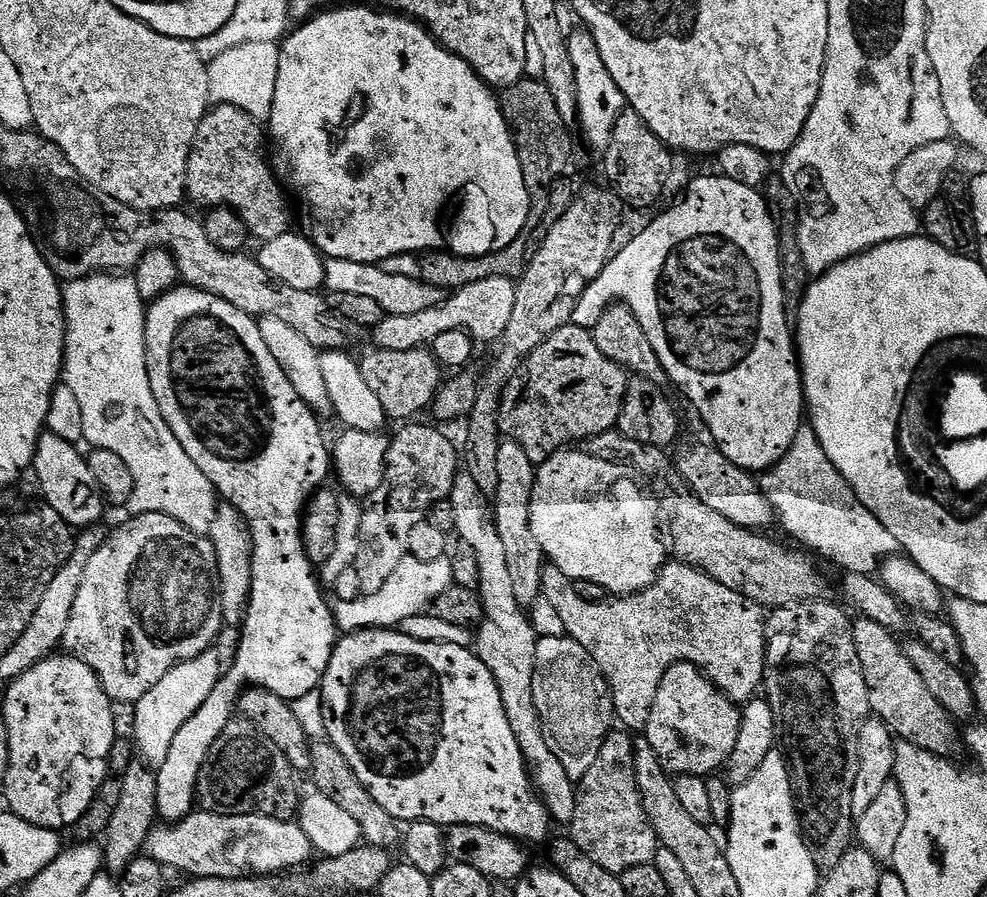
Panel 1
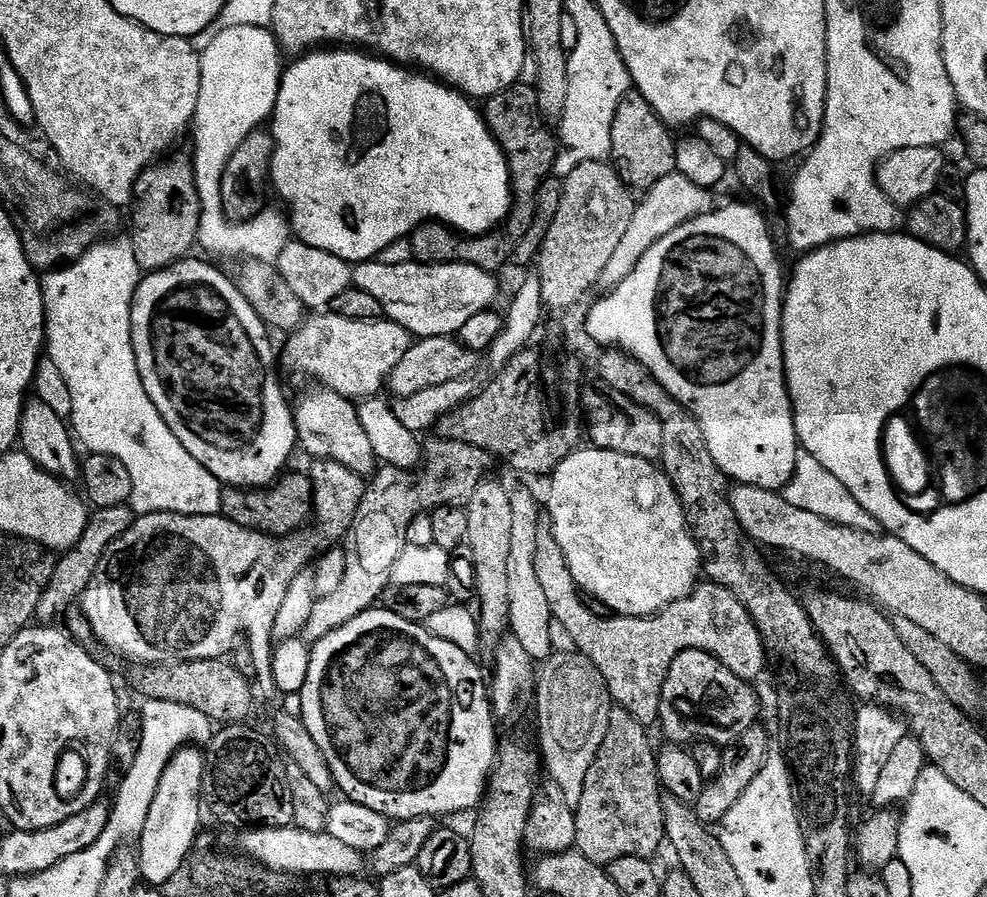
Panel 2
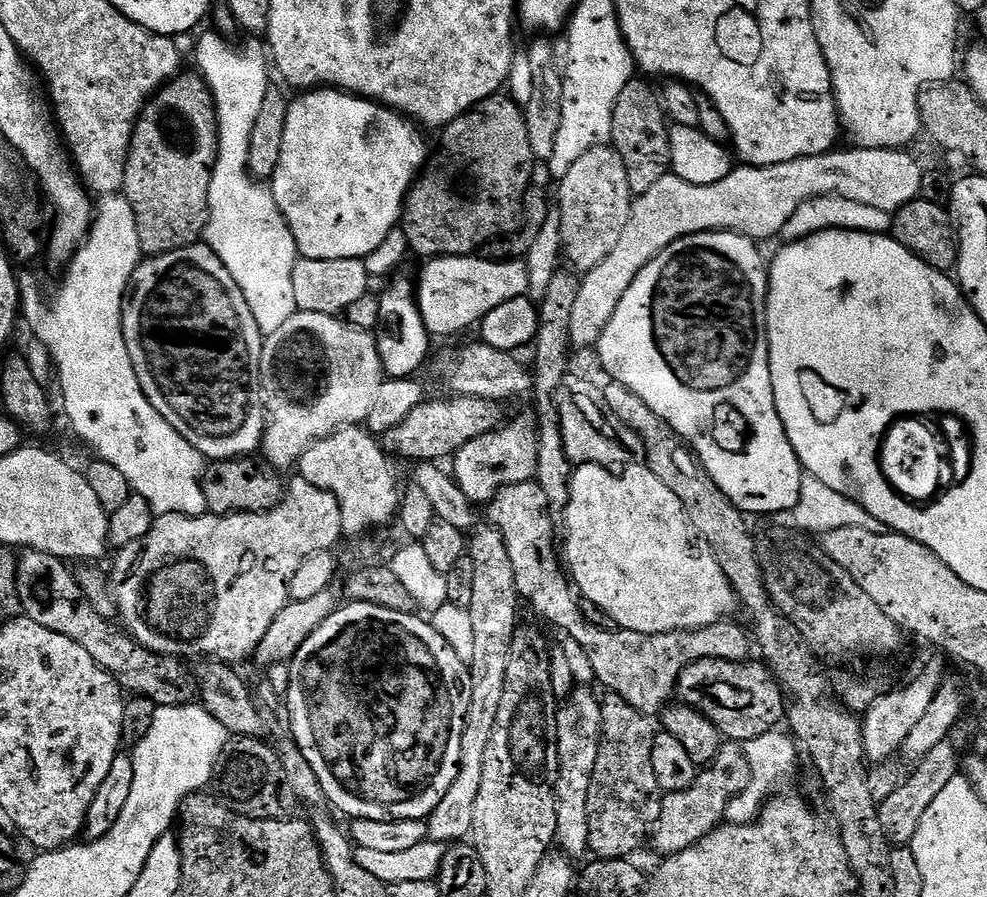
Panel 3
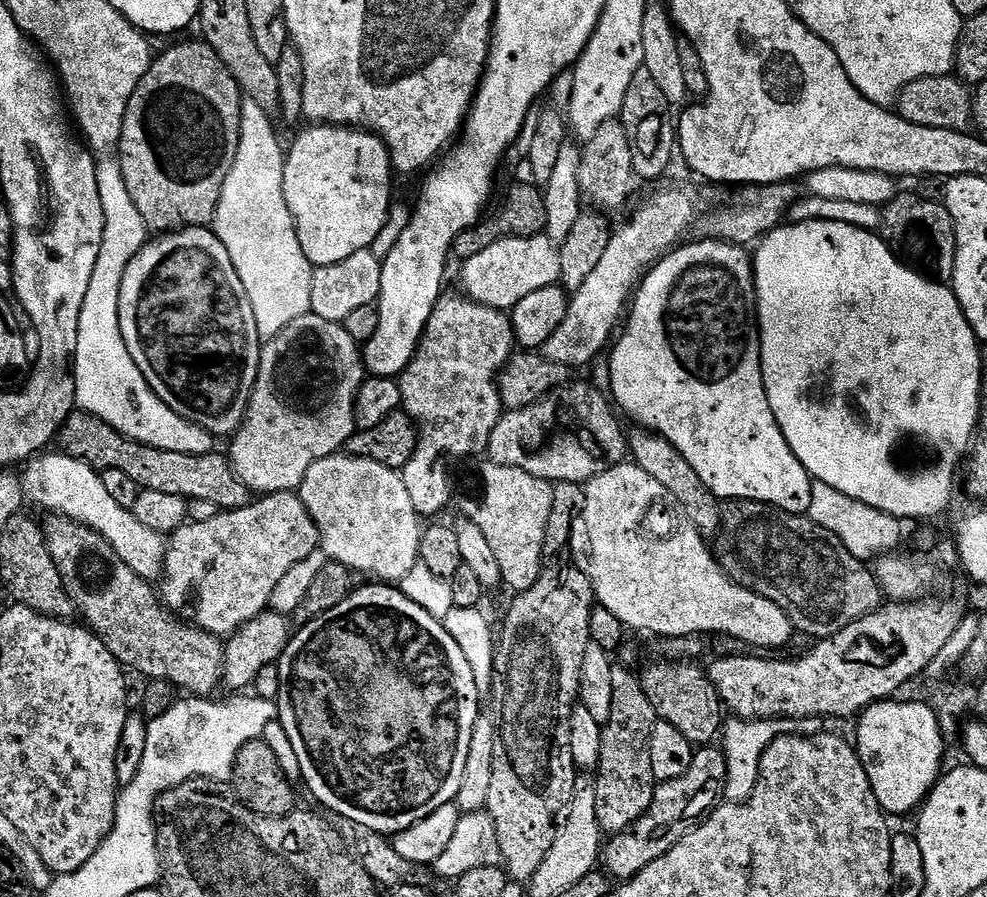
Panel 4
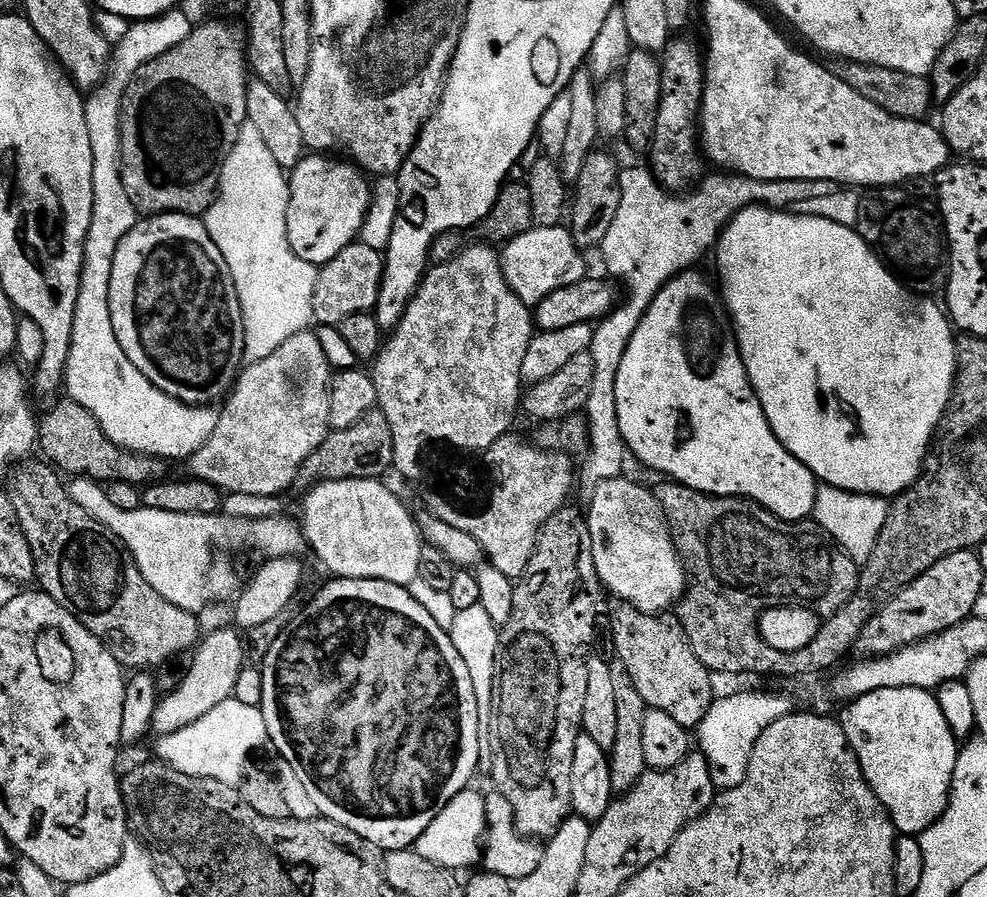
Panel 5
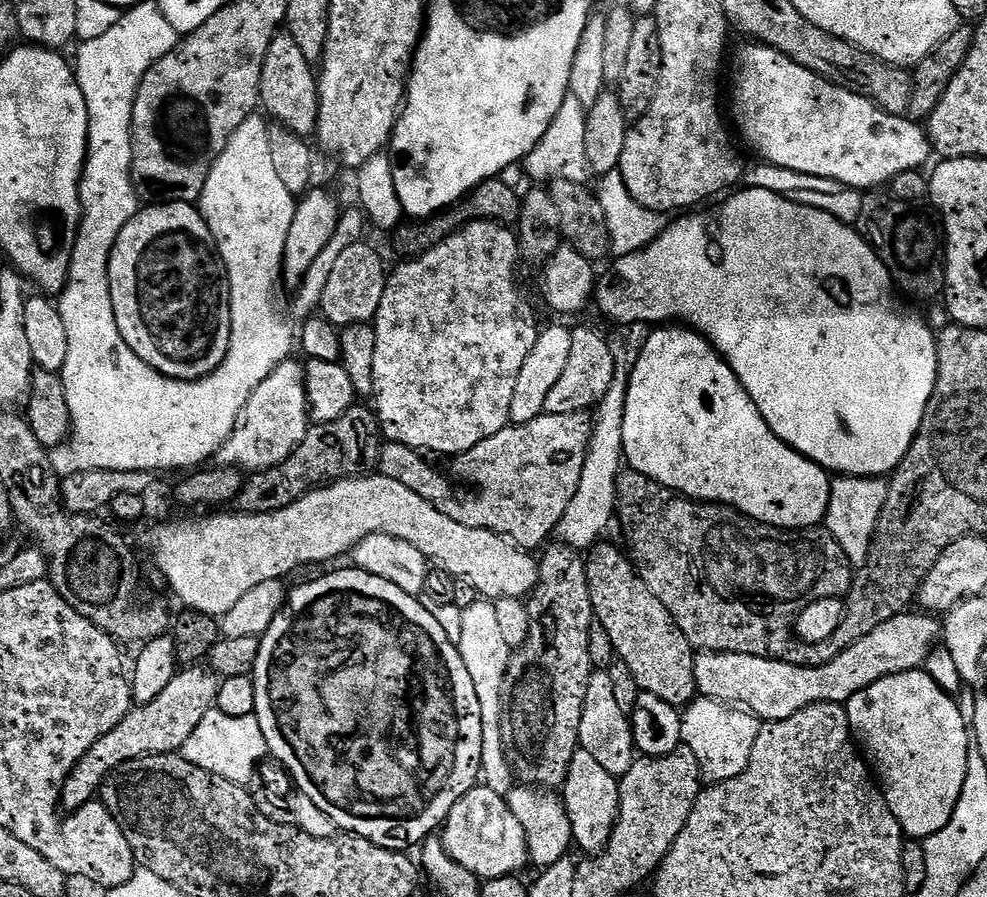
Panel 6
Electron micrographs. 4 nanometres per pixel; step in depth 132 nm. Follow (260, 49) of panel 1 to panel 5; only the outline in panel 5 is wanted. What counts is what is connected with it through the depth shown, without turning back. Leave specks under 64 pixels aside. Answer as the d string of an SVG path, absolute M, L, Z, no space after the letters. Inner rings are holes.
M250 122L243 124L238 142L234 142L234 150L230 150L230 154L224 159L220 187L216 193L216 201L206 213L206 223L210 238L214 238L214 246L218 246L218 250L222 250L222 258L226 258L226 266L238 290L244 323L244 358L248 362L270 358L270 354L274 354L274 350L278 350L282 342L290 342L294 334L305 331L313 323L312 307L318 268L315 264L302 262L302 258L294 254L288 241L288 182L285 169L274 162L266 141L262 134L258 134L258 126Z

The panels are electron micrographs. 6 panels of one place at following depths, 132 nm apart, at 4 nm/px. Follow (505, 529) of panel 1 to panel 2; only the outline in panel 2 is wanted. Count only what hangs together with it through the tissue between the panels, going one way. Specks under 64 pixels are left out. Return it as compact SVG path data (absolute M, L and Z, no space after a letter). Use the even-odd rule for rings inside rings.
M524 488L511 491L511 506L513 509L513 529L510 534L509 559L506 565L509 583L510 618L509 633L517 638L530 654L534 662L549 659L554 651L550 639L550 622L553 620L550 602L547 601L543 587L539 584L535 573L534 555L537 550L537 535L542 527L542 510L538 508L535 496Z

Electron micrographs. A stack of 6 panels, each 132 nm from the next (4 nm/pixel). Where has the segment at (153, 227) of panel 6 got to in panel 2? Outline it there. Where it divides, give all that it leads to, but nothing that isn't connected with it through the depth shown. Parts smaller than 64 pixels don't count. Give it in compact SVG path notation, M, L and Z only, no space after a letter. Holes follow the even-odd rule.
M185 258L172 264L169 268L163 268L157 272L147 273L141 279L134 294L132 303L132 345L134 346L134 358L138 362L138 374L142 378L142 386L146 386L146 394L150 394L150 402L158 406L158 414L174 430L174 438L190 450L214 478L218 478L221 485L234 488L266 488L270 484L275 484L280 479L282 473L289 467L288 459L292 456L292 451L297 451L298 441L296 439L296 417L293 405L288 405L288 400L284 397L284 392L280 389L280 380L276 377L276 360L272 357L272 340L268 325L258 318L254 306L243 294L240 293L239 283L232 280L224 272L219 272L212 264L207 264L204 260L192 260Z

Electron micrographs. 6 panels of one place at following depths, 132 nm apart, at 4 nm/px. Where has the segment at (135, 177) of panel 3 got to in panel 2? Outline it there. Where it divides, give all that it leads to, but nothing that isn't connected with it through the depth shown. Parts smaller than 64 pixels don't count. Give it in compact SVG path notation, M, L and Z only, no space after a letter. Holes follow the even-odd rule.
M187 155L171 156L146 169L136 183L130 239L134 258L144 274L169 268L185 259L200 238L200 195L192 161Z

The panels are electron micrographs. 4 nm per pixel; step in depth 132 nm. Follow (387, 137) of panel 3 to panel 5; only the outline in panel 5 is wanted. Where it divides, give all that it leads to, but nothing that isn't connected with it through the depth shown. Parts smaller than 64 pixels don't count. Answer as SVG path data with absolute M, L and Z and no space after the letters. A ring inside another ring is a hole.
M324 154L305 155L297 168L291 169L288 182L290 202L286 226L288 227L288 241L294 254L298 254L302 262L317 266L329 264L334 257L342 254L342 250L346 250L346 246L350 246L359 237L371 204L372 191L369 177L355 164L345 162L340 158L329 158Z

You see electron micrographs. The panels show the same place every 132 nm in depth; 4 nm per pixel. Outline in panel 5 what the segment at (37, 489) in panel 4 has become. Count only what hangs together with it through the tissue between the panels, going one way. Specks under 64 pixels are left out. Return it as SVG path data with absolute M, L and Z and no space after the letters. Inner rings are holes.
M76 478L71 481L70 495L86 514L98 518L102 526L106 526L119 538L128 553L134 558L138 570L142 570L142 578L166 598L166 602L174 602L182 610L193 614L200 614L207 604L216 604L219 600L231 601L237 595L236 572L228 560L216 560L216 551L221 548L224 552L240 552L243 548L257 548L261 557L277 560L283 556L293 558L299 557L300 551L305 551L306 541L304 529L299 523L287 520L284 516L260 516L257 520L247 520L244 516L224 516L217 514L207 516L206 514L170 514L167 510L150 510L141 507L138 510L118 510L113 506L107 491L97 481L87 478Z

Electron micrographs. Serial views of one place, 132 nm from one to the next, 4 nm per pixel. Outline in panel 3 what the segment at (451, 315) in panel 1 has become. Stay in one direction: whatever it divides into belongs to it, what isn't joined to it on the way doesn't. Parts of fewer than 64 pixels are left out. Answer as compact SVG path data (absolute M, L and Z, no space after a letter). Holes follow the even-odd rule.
M296 311L274 334L265 336L260 363L260 396L266 409L266 427L262 445L263 459L273 469L285 470L299 465L307 448L333 436L344 428L360 426L367 421L378 390L386 377L384 363L372 332L363 332L347 324L340 316Z

